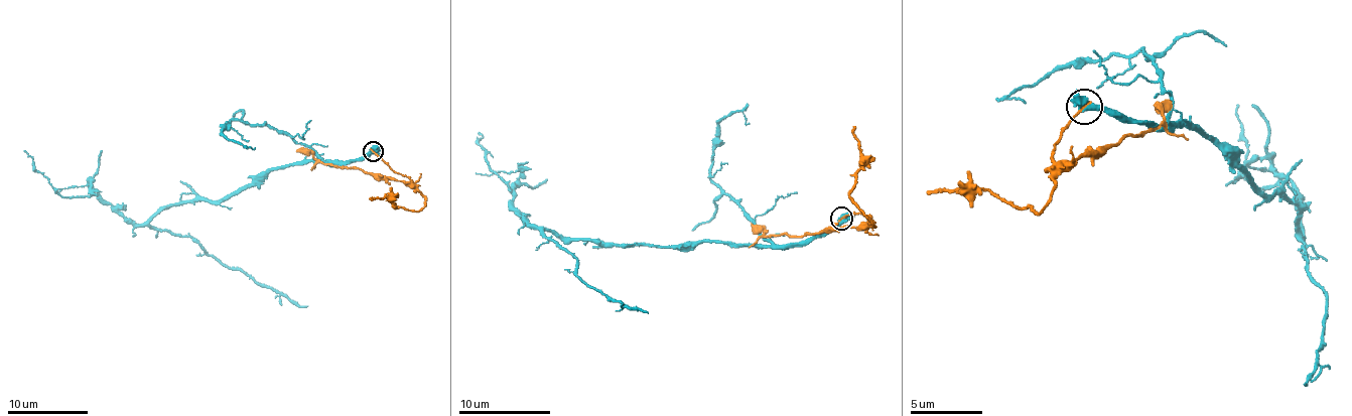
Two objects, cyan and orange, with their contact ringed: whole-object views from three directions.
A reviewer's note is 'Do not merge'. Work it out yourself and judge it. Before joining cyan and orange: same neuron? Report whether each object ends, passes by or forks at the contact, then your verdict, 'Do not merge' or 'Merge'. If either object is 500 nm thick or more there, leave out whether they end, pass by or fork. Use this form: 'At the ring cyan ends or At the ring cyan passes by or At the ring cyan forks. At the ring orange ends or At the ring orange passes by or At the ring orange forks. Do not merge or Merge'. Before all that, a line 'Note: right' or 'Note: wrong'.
Note: right
Do not merge

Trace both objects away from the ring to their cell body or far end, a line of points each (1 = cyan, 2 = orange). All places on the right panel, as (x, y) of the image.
1: (1086, 106), (1155, 127), (1197, 123), (1221, 141), (1265, 195), (1295, 199), (1304, 260), (1329, 310), (1303, 387)
2: (1086, 106), (1056, 141), (1054, 156), (1069, 159), (1100, 156), (1130, 134), (1147, 134), (1164, 120), (1160, 106)

